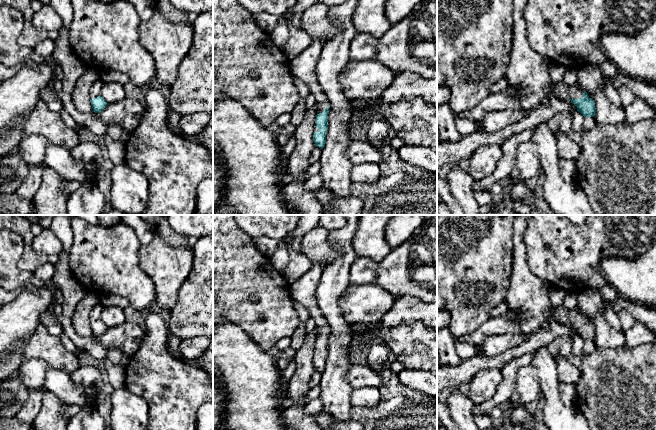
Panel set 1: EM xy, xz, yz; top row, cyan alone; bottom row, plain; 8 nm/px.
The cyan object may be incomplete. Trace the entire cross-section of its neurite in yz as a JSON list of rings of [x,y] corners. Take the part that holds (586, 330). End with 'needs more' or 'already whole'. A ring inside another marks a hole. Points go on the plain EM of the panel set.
[[[515,215],[513,223],[513,273],[509,284],[506,301],[508,309],[500,316],[489,318],[476,331],[455,338],[458,342],[464,342],[471,345],[482,344],[487,338],[493,335],[501,334],[527,334],[542,327],[548,319],[550,322],[561,321],[568,322],[584,341],[595,341],[596,332],[595,326],[588,320],[582,312],[576,312],[569,309],[566,304],[561,304],[556,308],[552,308],[549,299],[549,292],[544,289],[543,281],[532,274],[527,266],[526,247],[523,242],[525,229],[532,215]]]; needs more

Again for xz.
[[[312,263],[309,271],[289,285],[289,296],[292,301],[301,303],[316,323],[317,339],[313,364],[315,369],[321,373],[326,367],[330,332],[316,300],[316,289],[323,271],[324,266],[321,263]]]; needs more

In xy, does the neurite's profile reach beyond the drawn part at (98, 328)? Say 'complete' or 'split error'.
split error

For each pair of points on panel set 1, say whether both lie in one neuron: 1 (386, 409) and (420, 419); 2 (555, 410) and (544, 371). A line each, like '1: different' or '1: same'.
1: same
2: same

